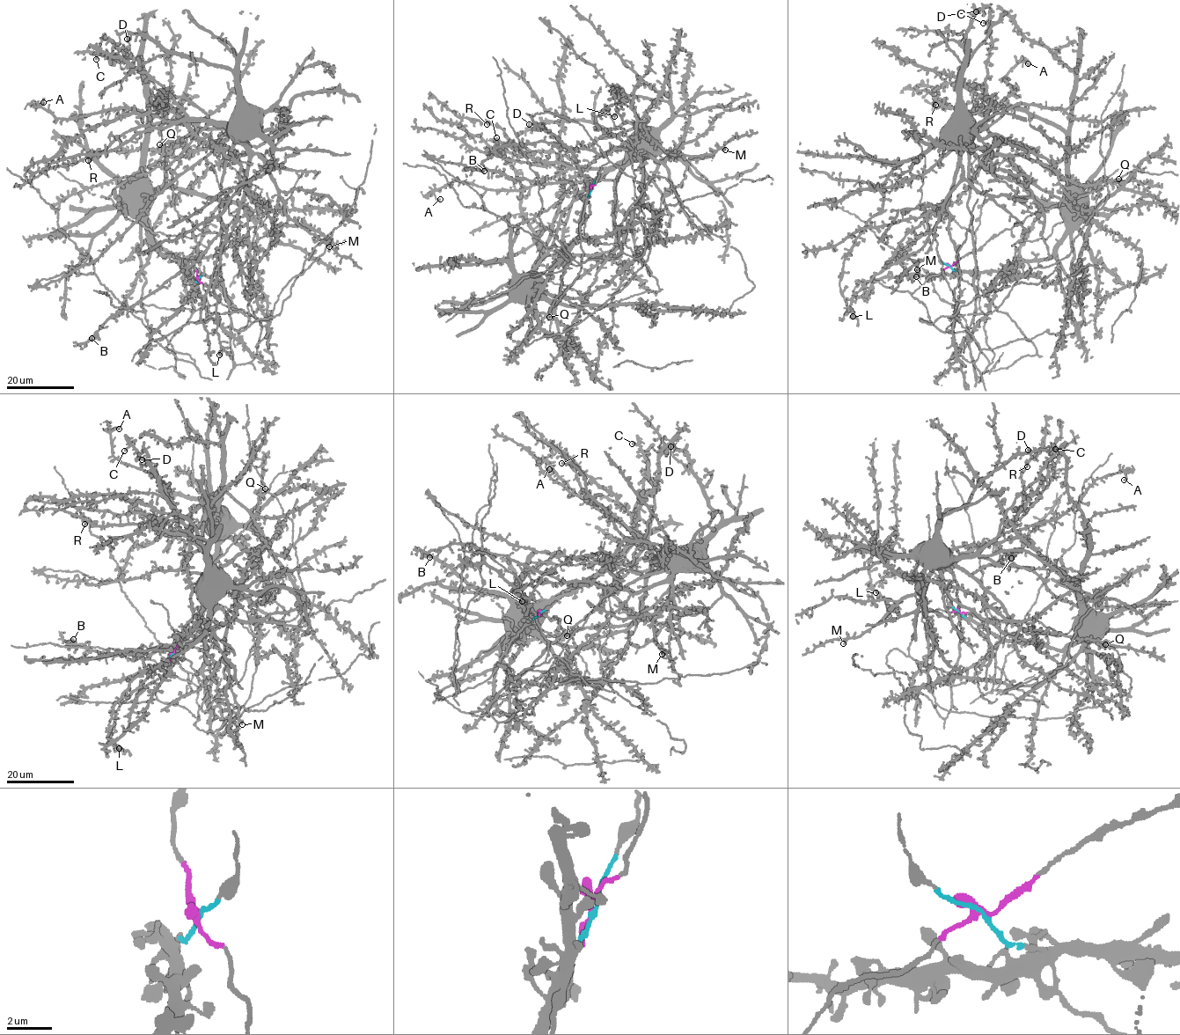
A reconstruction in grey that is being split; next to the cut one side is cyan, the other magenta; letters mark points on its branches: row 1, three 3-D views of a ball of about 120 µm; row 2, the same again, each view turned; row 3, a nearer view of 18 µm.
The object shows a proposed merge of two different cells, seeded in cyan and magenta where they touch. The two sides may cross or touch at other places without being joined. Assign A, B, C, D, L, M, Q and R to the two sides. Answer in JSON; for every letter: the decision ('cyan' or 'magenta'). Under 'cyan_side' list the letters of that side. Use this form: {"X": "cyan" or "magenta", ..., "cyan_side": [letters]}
{"A": "magenta", "B": "magenta", "C": "magenta", "D": "magenta", "L": "magenta", "M": "magenta", "Q": "magenta", "R": "magenta", "cyan_side": []}

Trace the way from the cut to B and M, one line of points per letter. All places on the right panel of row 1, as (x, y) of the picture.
B: (950, 266), (911, 295), (934, 326), (966, 332), (982, 380), (929, 215), (898, 253), (916, 276)
M: (950, 266), (911, 295), (932, 325), (952, 333), (966, 331), (976, 302), (963, 148), (961, 179), (917, 269)

